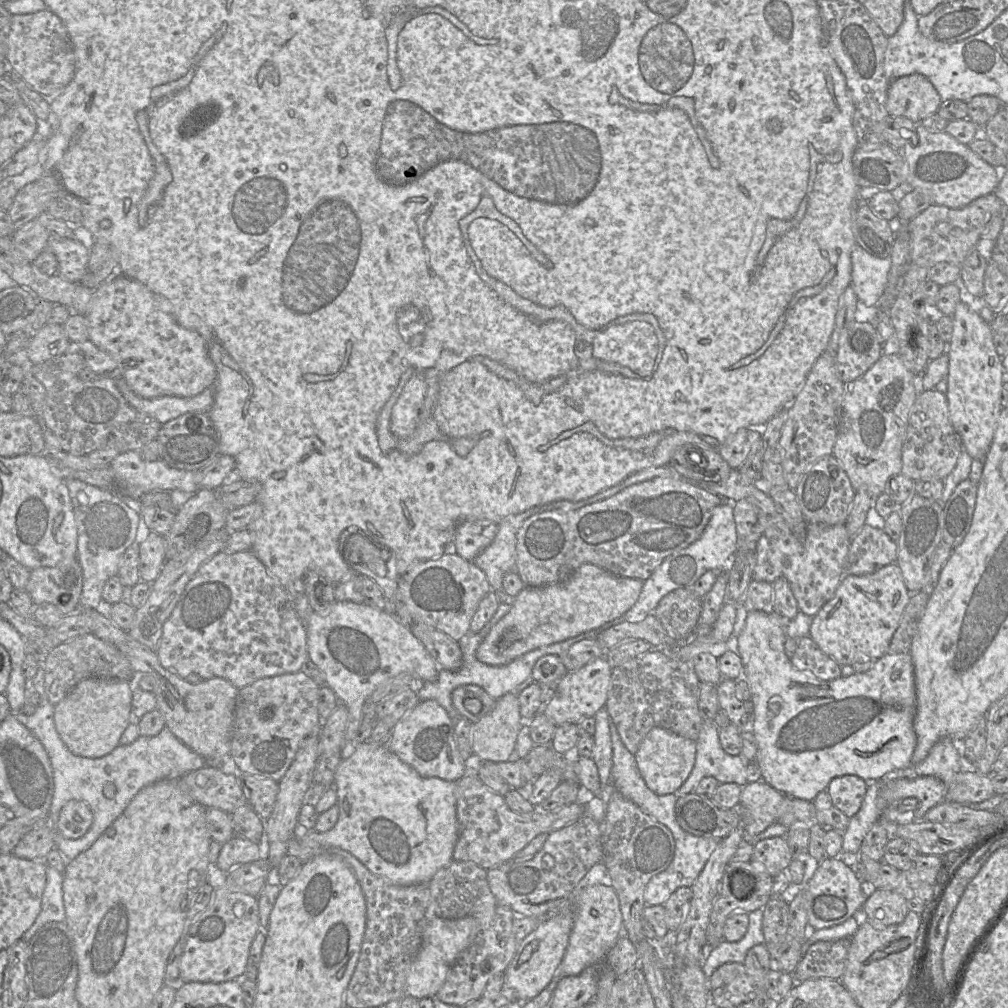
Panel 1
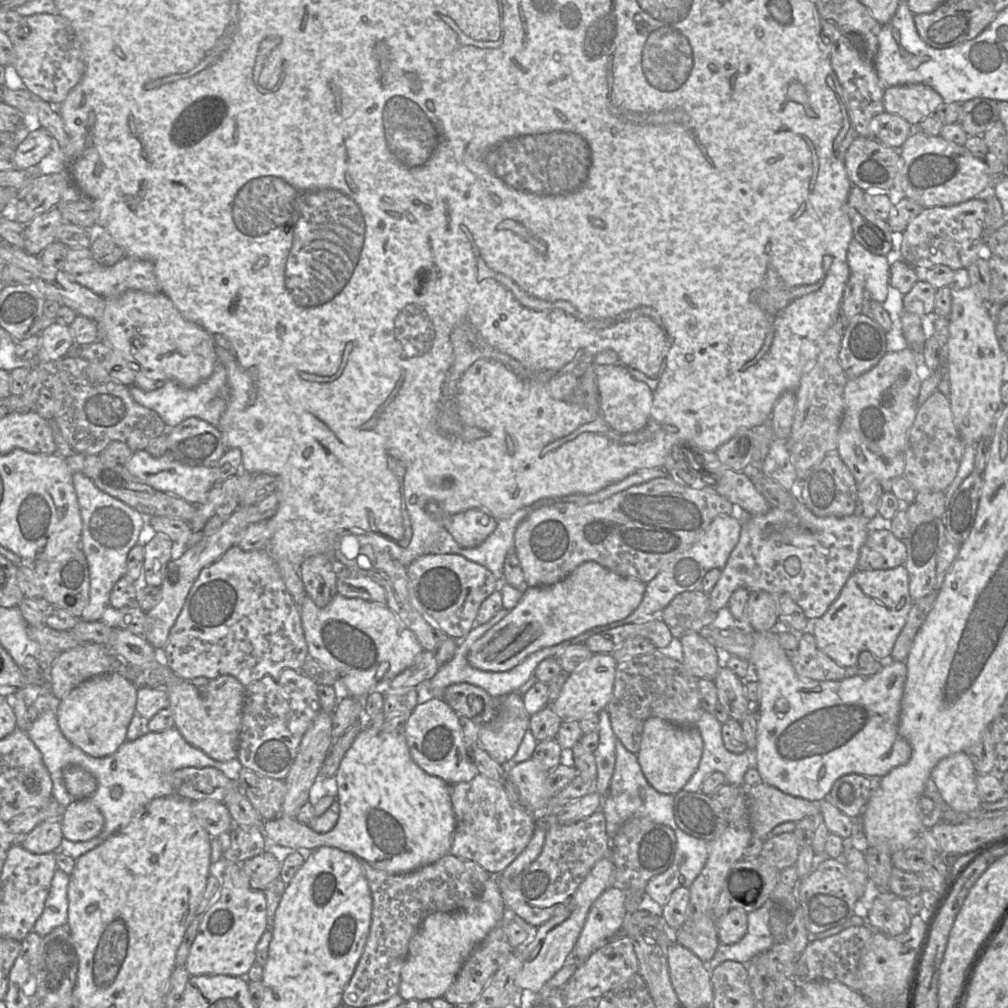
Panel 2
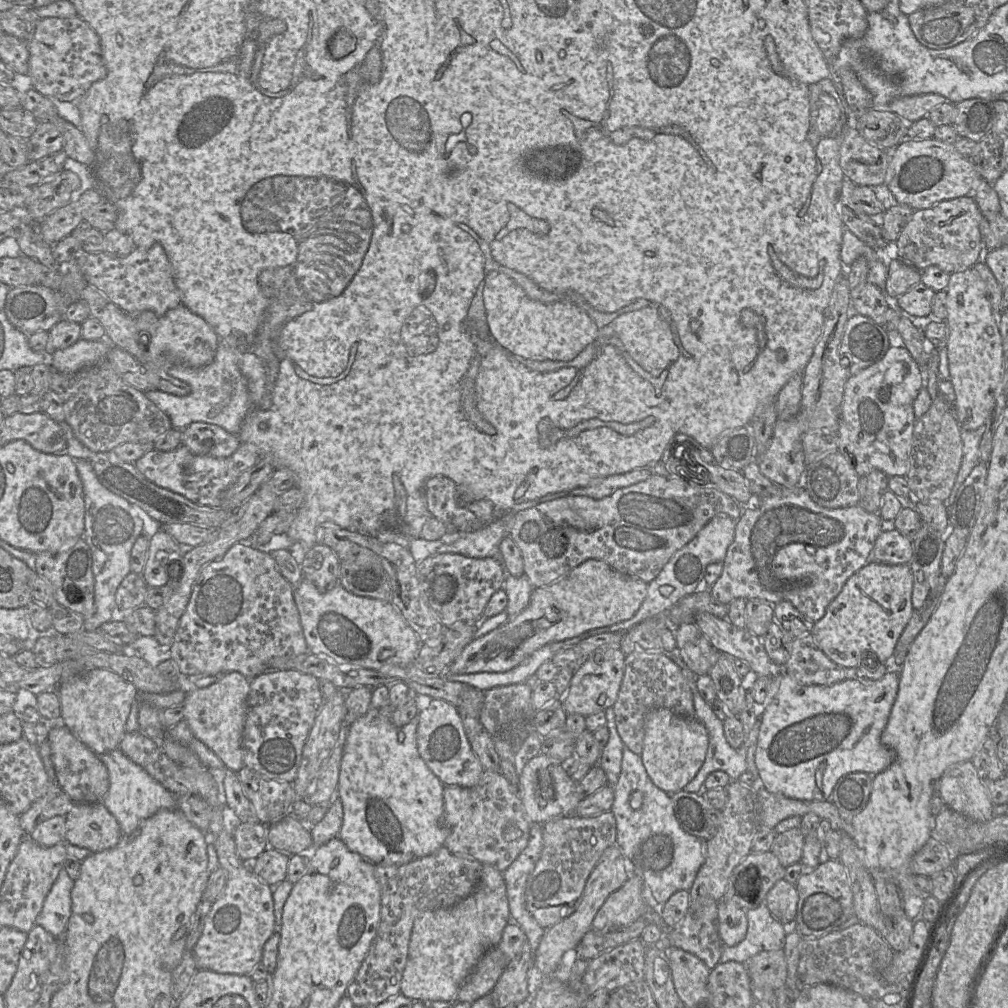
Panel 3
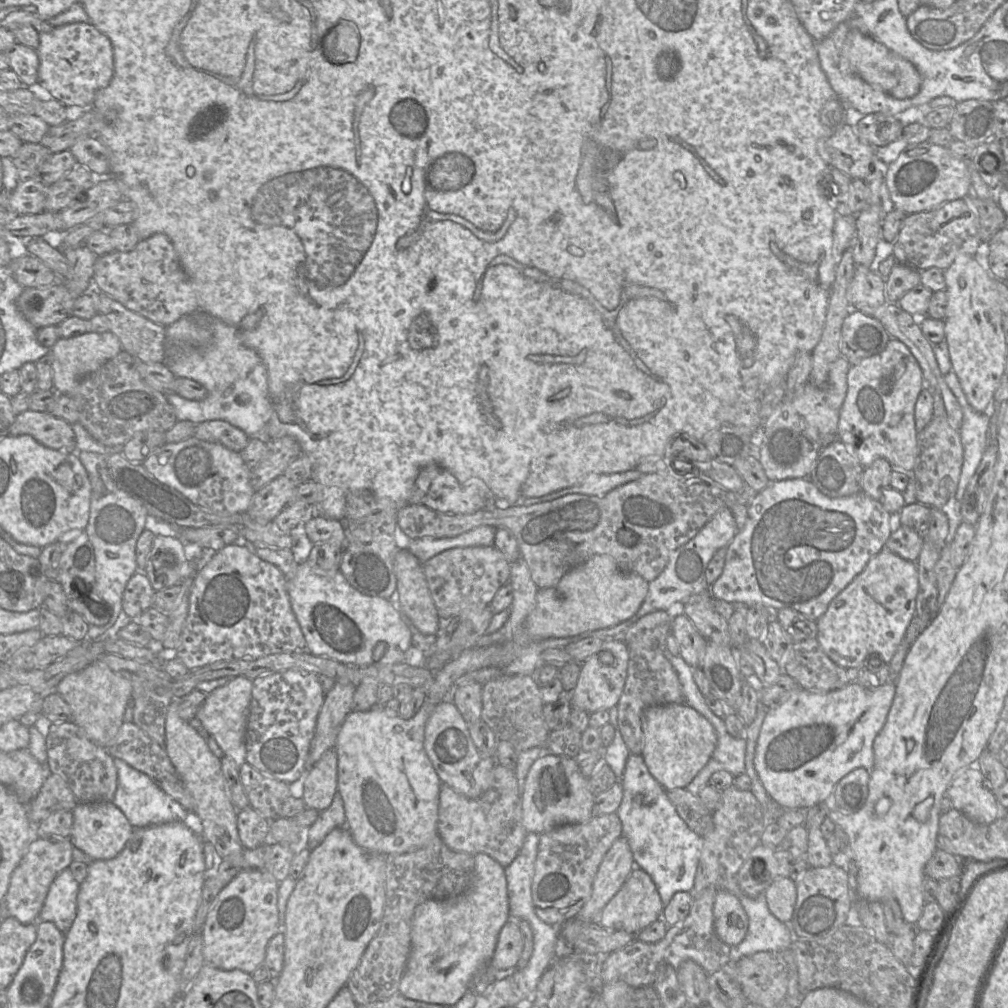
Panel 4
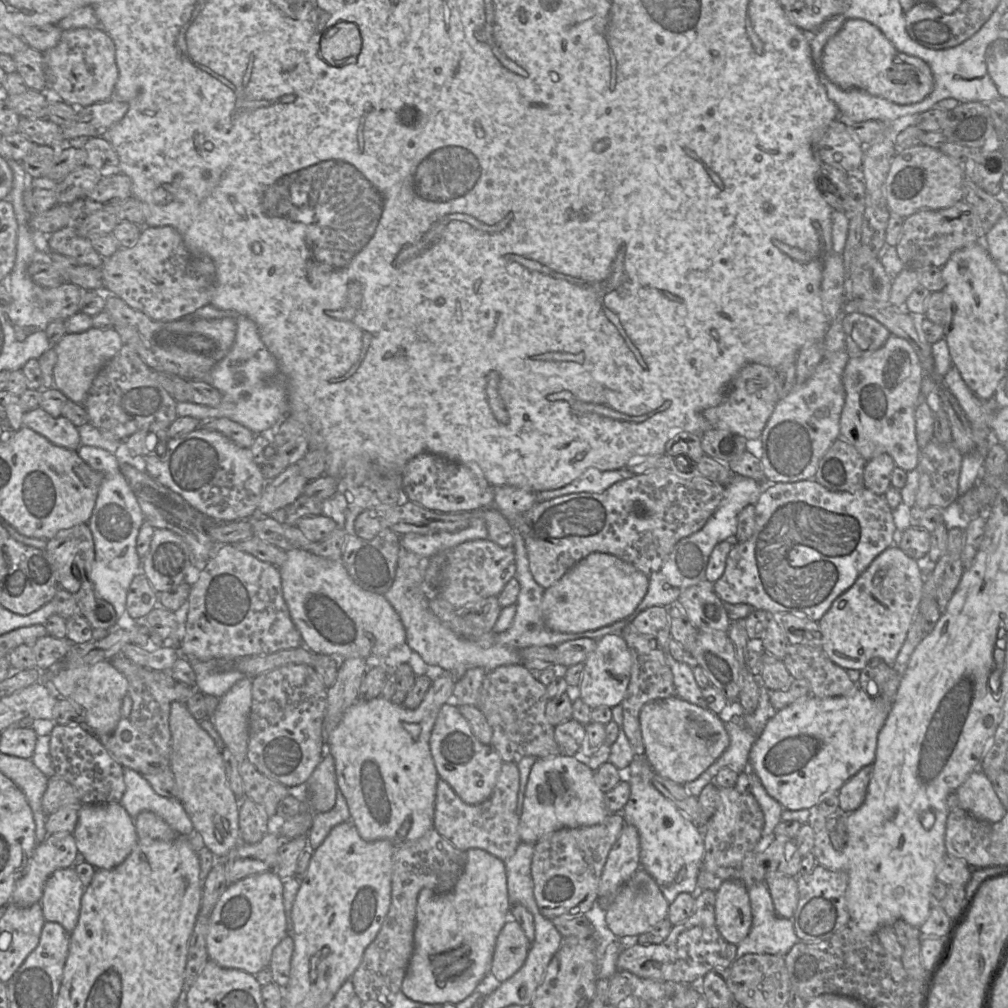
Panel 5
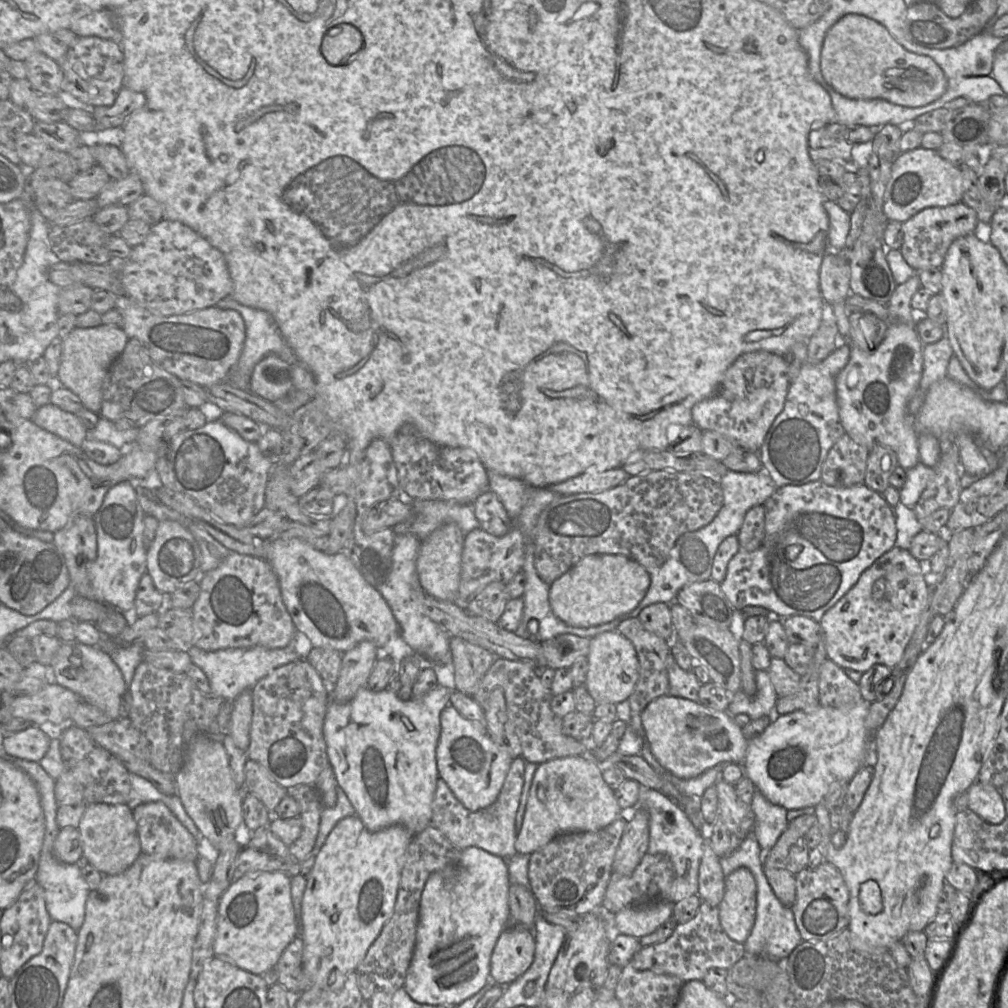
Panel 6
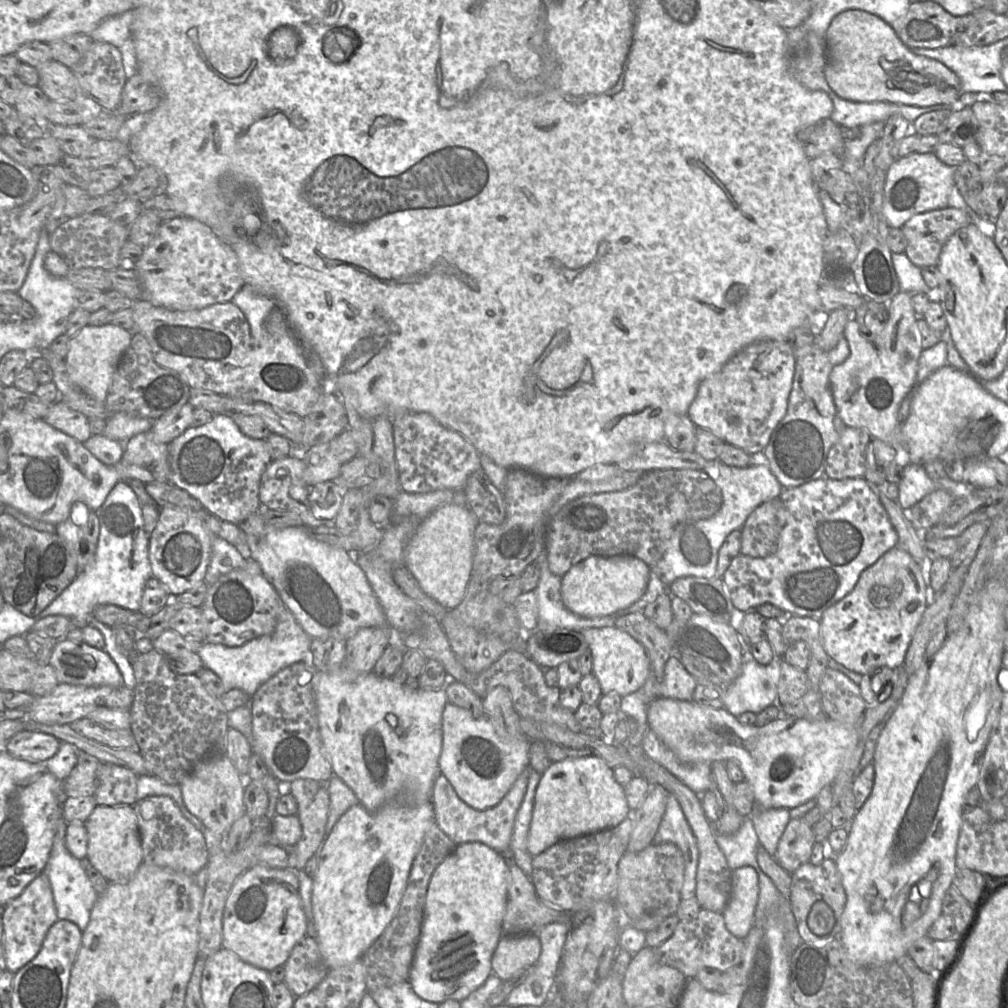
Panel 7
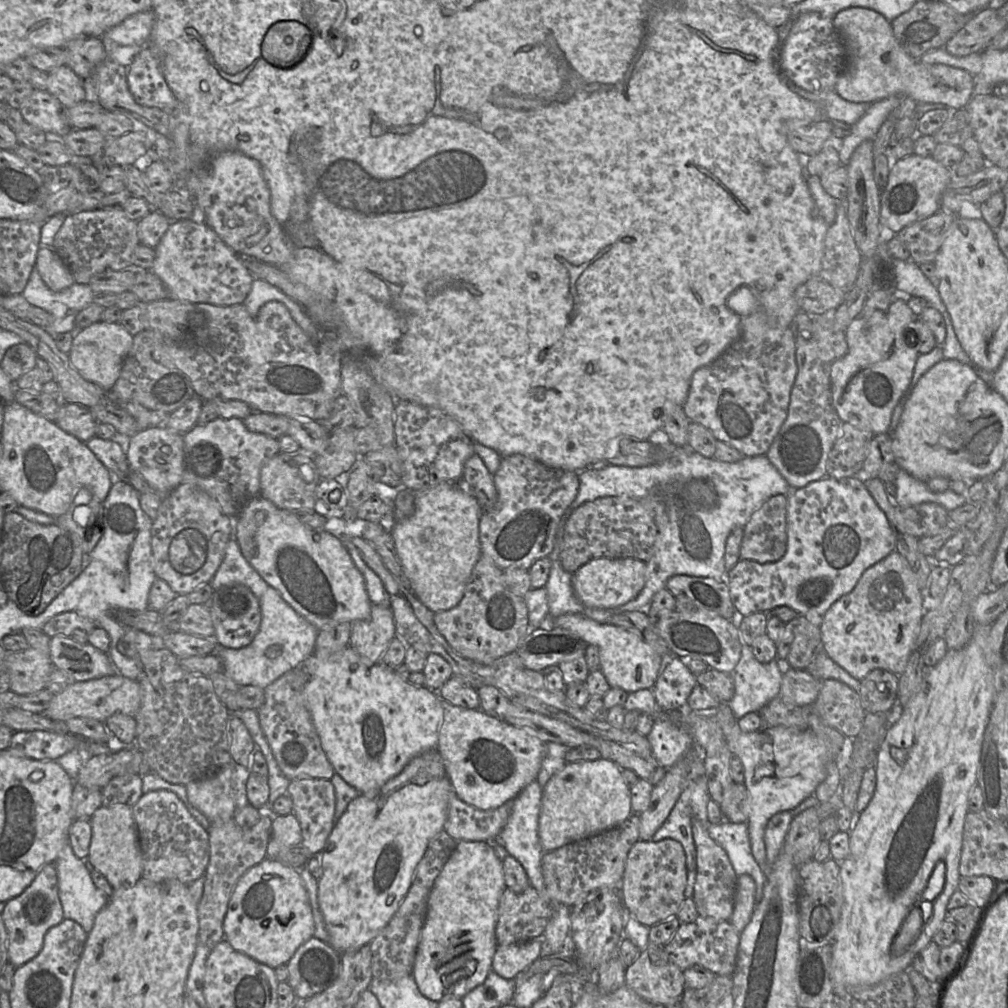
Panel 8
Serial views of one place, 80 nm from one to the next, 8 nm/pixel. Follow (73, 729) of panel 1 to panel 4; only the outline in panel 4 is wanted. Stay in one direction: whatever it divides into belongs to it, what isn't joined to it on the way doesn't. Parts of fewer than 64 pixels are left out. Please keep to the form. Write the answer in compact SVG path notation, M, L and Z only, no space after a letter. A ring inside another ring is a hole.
M95 662L84 669L65 676L55 688L72 710L72 722L95 744L107 749L113 744L130 698L132 683L102 662Z

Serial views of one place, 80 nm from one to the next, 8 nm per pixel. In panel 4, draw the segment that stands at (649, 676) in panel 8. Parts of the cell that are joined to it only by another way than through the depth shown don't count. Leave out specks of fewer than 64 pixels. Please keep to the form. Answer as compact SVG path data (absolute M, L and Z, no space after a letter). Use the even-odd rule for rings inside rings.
M622 637L605 638L600 649L581 664L575 688L569 693L572 708L593 713L617 705L627 677L629 650Z

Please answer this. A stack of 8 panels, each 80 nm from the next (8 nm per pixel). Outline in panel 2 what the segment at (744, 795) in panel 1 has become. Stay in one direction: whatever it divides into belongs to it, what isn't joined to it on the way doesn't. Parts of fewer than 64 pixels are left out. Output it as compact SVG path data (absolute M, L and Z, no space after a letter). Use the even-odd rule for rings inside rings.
M760 782L746 788L748 813L754 836L766 839L771 830L783 822L798 822L805 817L820 818L820 801L808 801L783 793L779 789Z

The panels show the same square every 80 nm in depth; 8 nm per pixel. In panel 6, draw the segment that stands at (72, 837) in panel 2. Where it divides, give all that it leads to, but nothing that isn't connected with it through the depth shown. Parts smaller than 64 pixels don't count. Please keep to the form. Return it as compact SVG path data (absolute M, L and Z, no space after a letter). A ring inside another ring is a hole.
M89 804L80 820L83 855L102 875L118 875L141 854L141 844L133 810L127 804Z

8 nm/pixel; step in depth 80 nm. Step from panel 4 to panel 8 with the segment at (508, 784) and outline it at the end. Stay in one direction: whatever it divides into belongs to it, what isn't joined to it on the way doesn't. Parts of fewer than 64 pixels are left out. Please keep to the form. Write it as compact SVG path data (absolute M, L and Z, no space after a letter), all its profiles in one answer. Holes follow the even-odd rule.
M454 789L448 798L444 831L458 841L492 842L507 823L513 800L493 810L479 810L458 798Z

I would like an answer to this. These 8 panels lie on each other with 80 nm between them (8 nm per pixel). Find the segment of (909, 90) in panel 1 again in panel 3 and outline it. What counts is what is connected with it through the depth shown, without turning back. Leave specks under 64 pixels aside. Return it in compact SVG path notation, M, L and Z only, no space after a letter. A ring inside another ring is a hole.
M936 93L903 96L890 102L888 109L908 122L927 117L929 112L946 102L947 99Z

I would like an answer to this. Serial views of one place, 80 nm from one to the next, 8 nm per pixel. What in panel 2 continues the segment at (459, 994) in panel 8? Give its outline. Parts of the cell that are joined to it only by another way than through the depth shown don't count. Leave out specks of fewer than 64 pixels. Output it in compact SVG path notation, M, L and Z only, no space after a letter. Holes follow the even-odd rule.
M491 874L472 906L464 910L436 912L427 916L409 942L408 955L401 970L399 995L405 1001L442 998L475 947L508 915L510 913L507 912L500 892L498 876Z

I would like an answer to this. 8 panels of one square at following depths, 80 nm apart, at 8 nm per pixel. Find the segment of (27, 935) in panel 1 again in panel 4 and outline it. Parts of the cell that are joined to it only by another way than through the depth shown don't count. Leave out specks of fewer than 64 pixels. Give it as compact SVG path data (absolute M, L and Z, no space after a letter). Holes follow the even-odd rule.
M70 869L61 871L49 887L39 921L52 922L66 934L77 915L79 886Z

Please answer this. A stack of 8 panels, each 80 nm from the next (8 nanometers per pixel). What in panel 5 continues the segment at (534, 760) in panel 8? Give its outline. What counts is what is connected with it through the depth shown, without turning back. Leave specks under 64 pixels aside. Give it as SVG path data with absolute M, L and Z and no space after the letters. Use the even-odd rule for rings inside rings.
M453 701L441 707L429 744L439 777L446 781L465 803L478 804L490 797L503 761L491 744L483 744L475 737L468 721Z

